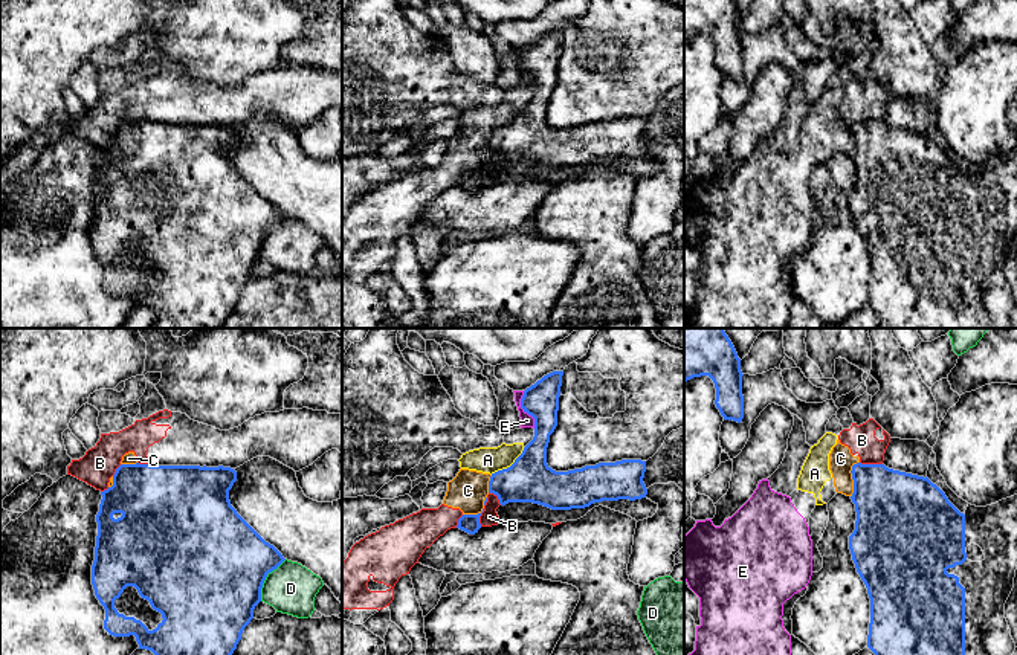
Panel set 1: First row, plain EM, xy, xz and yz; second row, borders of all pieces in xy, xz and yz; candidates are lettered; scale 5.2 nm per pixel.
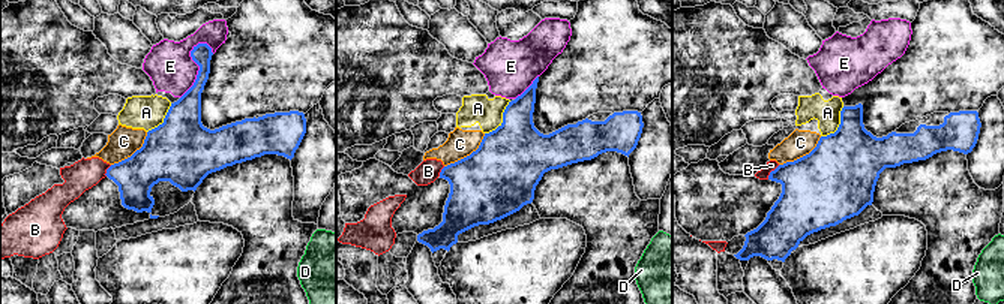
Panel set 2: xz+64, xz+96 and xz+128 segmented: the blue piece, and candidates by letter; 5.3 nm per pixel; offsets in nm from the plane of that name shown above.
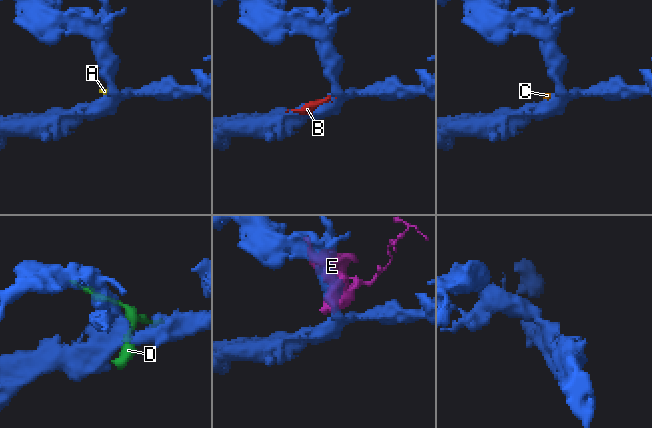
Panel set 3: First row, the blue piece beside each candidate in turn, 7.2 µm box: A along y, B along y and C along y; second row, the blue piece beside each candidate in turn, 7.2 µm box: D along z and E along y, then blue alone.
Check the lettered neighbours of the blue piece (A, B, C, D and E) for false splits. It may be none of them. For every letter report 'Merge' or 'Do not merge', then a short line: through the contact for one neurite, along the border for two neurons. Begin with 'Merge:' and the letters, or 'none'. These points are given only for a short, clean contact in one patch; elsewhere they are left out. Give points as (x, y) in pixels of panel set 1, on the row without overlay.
Merge: none
A: Do not merge. Line: xz (524, 106), (509, 124), (490, 132)
B: Do not merge
C: Do not merge. Line: yz (858, 119), (851, 129), (851, 154)
D: Do not merge
E: Do not merge. Line: xz (523, 49), (521, 64), (533, 77), (535, 86)

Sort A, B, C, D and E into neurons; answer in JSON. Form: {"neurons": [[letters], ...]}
{"neurons": [["A", "B", "C", "E"], ["D"]]}

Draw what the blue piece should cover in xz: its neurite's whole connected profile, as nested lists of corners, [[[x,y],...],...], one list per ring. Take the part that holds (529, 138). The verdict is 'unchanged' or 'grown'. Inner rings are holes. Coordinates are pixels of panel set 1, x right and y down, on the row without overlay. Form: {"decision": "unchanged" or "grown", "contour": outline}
{"decision": "unchanged", "contour": [[[553,29],[524,49],[521,66],[534,76],[534,95],[510,125],[492,131],[489,151],[496,153],[501,163],[533,160],[551,168],[646,156],[646,119],[599,121],[568,130],[556,130],[547,122],[550,93],[557,84],[562,34],[563,29]]]}

